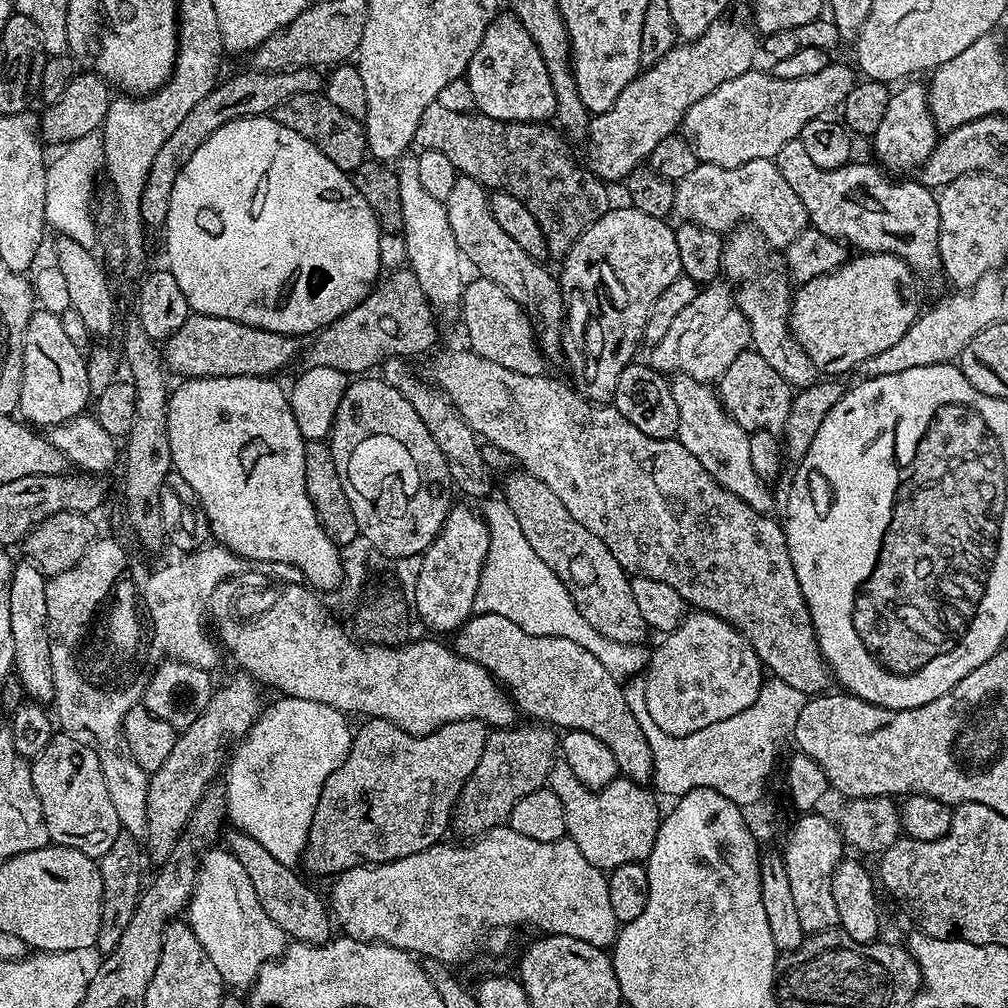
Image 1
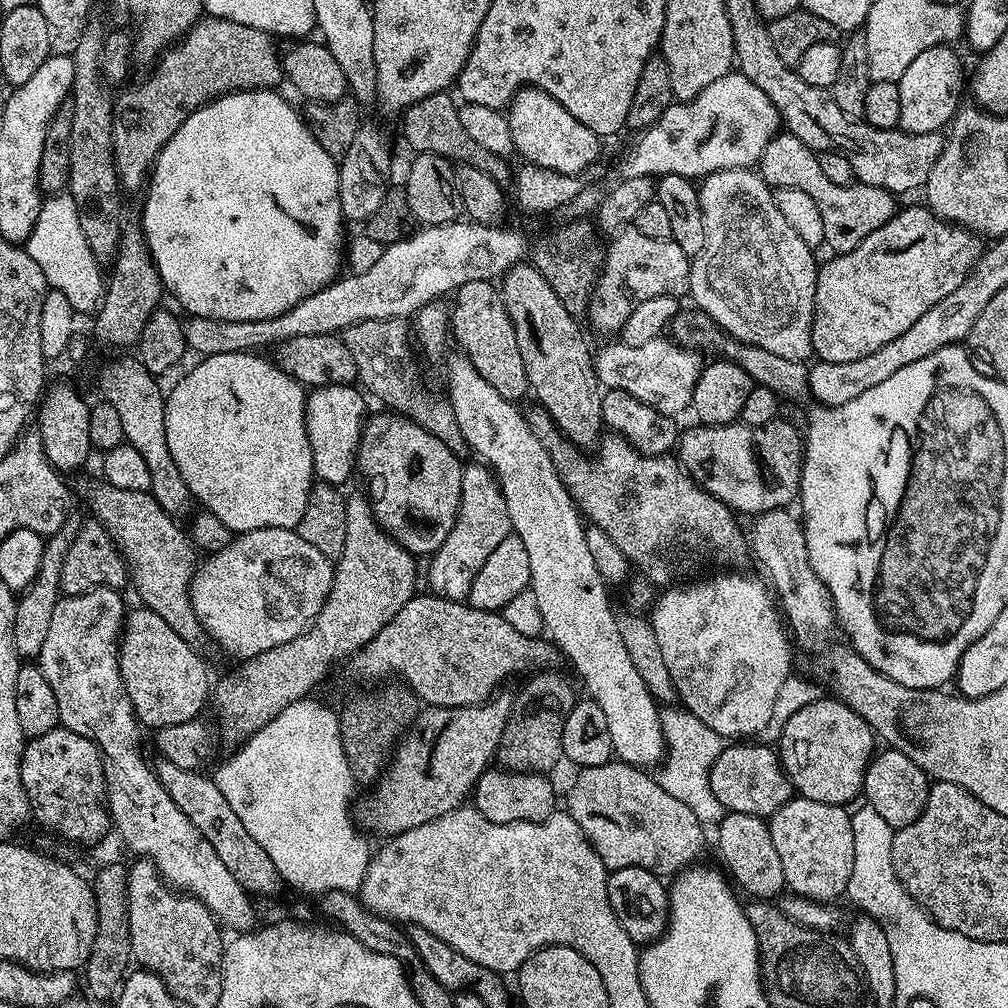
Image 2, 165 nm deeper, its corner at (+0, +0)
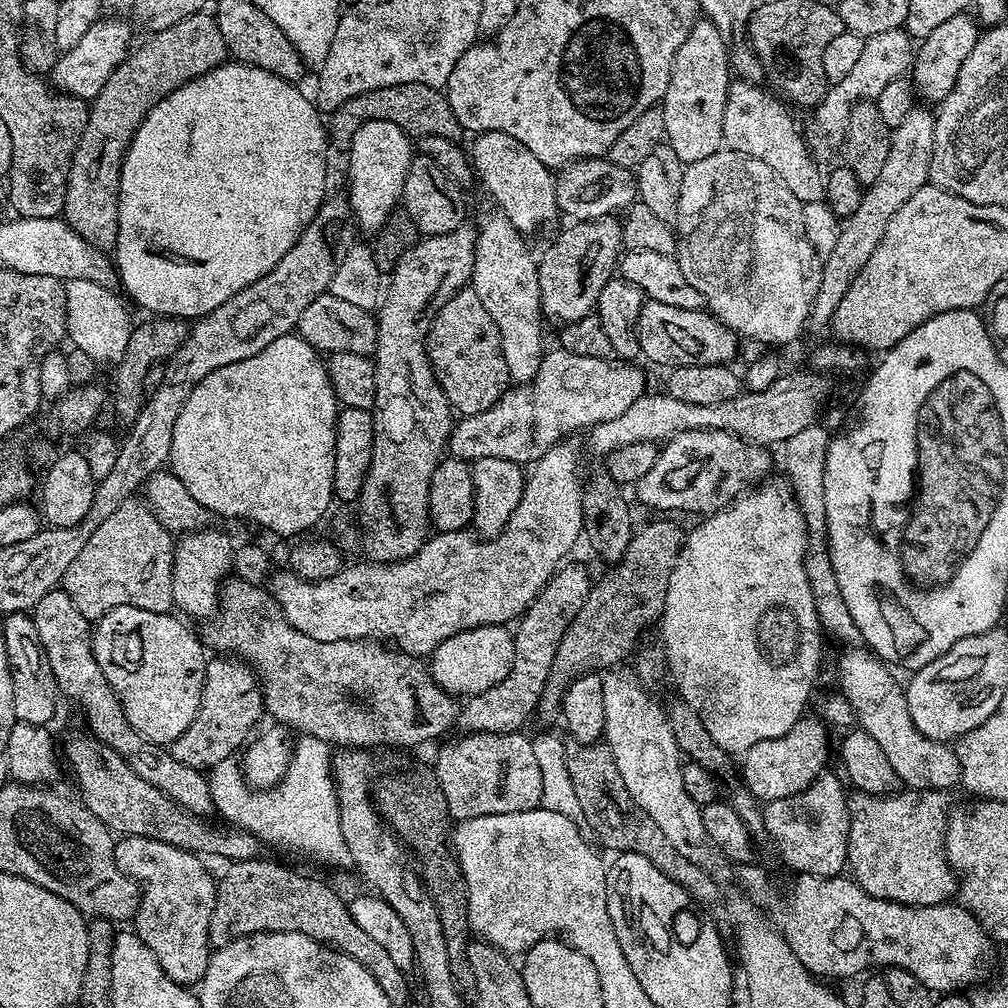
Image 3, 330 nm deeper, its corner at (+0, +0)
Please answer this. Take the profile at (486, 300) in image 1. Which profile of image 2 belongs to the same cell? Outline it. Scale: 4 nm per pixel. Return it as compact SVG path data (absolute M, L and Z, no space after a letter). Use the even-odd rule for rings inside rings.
M493 281L466 282L456 289L450 304L450 336L469 362L502 394L502 398L520 402L529 395L526 366L522 362L522 350L518 350L518 338L512 325L501 289ZM496 287L496 288L495 288Z

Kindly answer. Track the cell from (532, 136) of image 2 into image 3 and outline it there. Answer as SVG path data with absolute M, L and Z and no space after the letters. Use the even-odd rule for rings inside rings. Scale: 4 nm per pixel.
M606 158L574 160L559 169L556 176L556 207L572 222L597 220L623 213L637 199L633 169L623 168Z

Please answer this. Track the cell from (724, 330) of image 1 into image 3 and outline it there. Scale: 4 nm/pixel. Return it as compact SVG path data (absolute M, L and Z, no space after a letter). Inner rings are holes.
M559 346L545 351L542 366L538 366L538 374L528 384L509 387L502 393L498 402L486 410L473 416L463 417L453 427L448 438L447 451L457 460L473 461L478 458L506 458L521 466L531 465L542 458L546 450L561 443L575 428L591 429L593 424L601 424L610 418L618 418L634 402L645 395L644 376L632 362L617 362L609 358L586 358L582 354L570 354Z

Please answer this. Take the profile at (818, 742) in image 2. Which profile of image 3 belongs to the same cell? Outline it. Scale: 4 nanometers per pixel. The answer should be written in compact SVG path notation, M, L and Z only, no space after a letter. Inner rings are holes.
M801 718L778 738L766 738L762 742L754 742L750 750L742 753L738 772L744 775L743 787L747 788L757 802L767 802L778 798L790 798L813 784L820 773L829 767L828 764L828 732L825 721L820 718L808 720Z

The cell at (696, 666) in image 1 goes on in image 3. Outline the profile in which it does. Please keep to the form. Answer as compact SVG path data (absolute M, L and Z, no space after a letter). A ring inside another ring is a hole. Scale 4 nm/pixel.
M765 479L749 490L736 497L731 504L703 517L704 520L693 532L689 531L684 538L684 545L680 547L680 556L676 559L674 570L670 574L670 590L666 594L666 606L662 617L664 624L664 641L662 647L666 657L670 676L676 679L679 699L685 700L702 718L702 726L706 726L710 738L714 738L716 745L723 752L742 754L754 746L754 742L762 742L766 738L778 738L794 726L805 715L804 707L809 707L812 687L816 684L816 675L820 672L820 636L822 629L820 618L815 610L814 596L810 590L809 579L804 569L805 552L808 549L808 532L803 520L802 510L793 496L792 487L787 479Z

